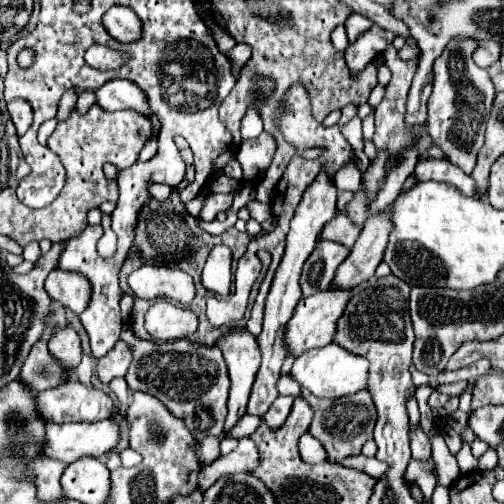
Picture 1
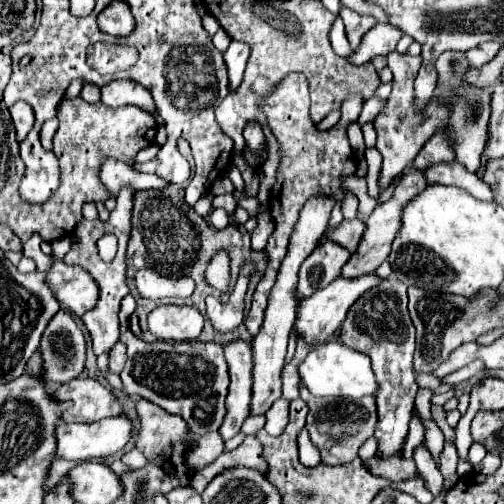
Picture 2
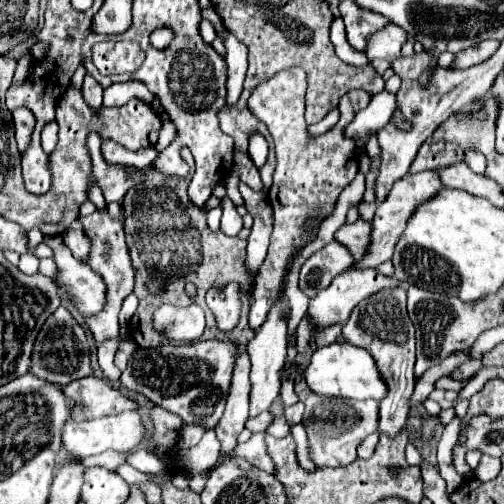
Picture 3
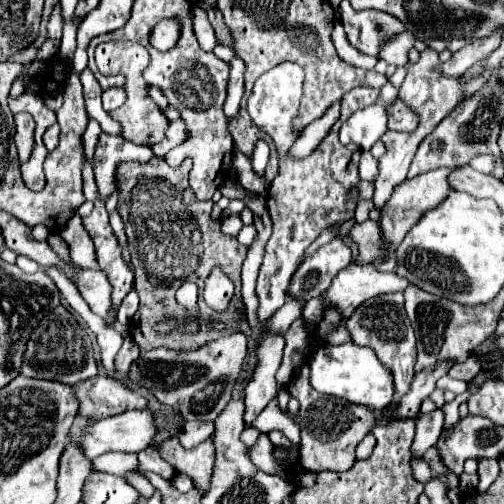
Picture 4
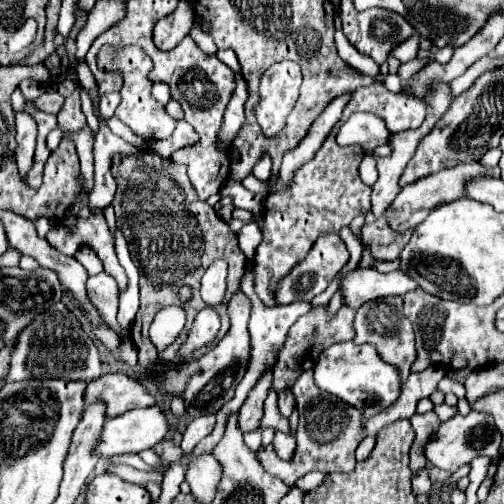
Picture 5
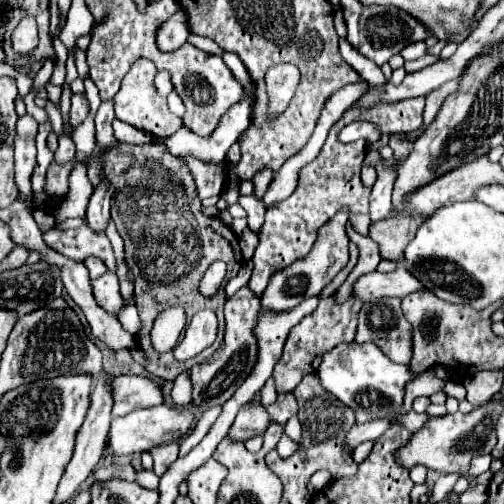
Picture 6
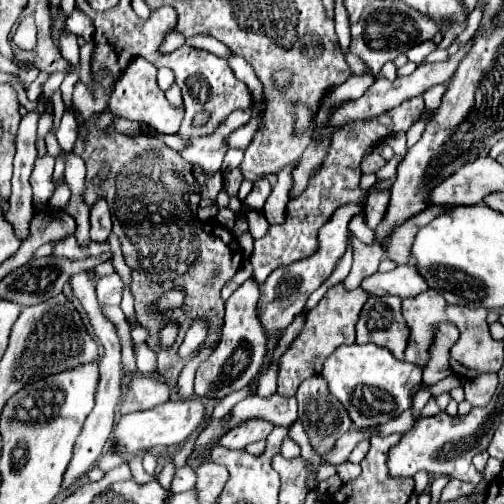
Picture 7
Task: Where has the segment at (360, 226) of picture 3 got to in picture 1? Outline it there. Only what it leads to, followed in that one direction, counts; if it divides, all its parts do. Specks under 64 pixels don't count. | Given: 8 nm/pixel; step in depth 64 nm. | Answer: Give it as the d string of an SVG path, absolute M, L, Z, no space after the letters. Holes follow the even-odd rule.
M336 214L326 226L324 226L324 232L320 234L322 238L326 240L334 240L338 244L344 244L346 248L352 248L356 238L360 236L362 228L358 224L354 224L352 220L348 220L348 216L344 214Z

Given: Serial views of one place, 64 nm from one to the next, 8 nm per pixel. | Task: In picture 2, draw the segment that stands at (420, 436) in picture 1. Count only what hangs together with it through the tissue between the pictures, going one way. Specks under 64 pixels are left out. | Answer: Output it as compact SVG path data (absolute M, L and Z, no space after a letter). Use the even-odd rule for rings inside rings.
M418 446L418 448L416 448L416 452L414 452L414 462L416 462L416 468L418 468L420 476L424 478L426 486L428 486L426 490L428 490L434 498L438 498L438 496L444 492L444 478L442 478L440 470L438 470L438 466L436 466L436 462L434 462L434 458L432 458L432 454L428 452L426 446Z

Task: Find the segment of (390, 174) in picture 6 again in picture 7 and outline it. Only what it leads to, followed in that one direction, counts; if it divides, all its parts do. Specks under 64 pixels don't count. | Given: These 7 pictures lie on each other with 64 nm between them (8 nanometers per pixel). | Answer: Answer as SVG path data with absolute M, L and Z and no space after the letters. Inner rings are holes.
M382 192L382 194L370 194L368 200L366 200L366 206L364 206L364 222L370 230L374 230L382 216L384 216L384 208L388 206L388 192Z

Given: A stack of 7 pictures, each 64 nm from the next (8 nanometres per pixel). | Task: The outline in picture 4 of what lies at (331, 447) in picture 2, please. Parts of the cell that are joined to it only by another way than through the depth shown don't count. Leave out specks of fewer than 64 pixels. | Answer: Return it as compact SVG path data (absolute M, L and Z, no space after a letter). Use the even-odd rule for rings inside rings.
M304 366L288 384L288 392L300 402L300 450L298 450L298 462L300 468L294 468L298 474L300 470L316 470L324 472L330 468L330 462L338 462L338 472L346 472L356 462L354 450L362 442L362 438L372 432L376 426L378 414L368 412L368 408L360 408L356 404L338 404L334 396L326 396L322 392L316 392L310 384L310 368Z

